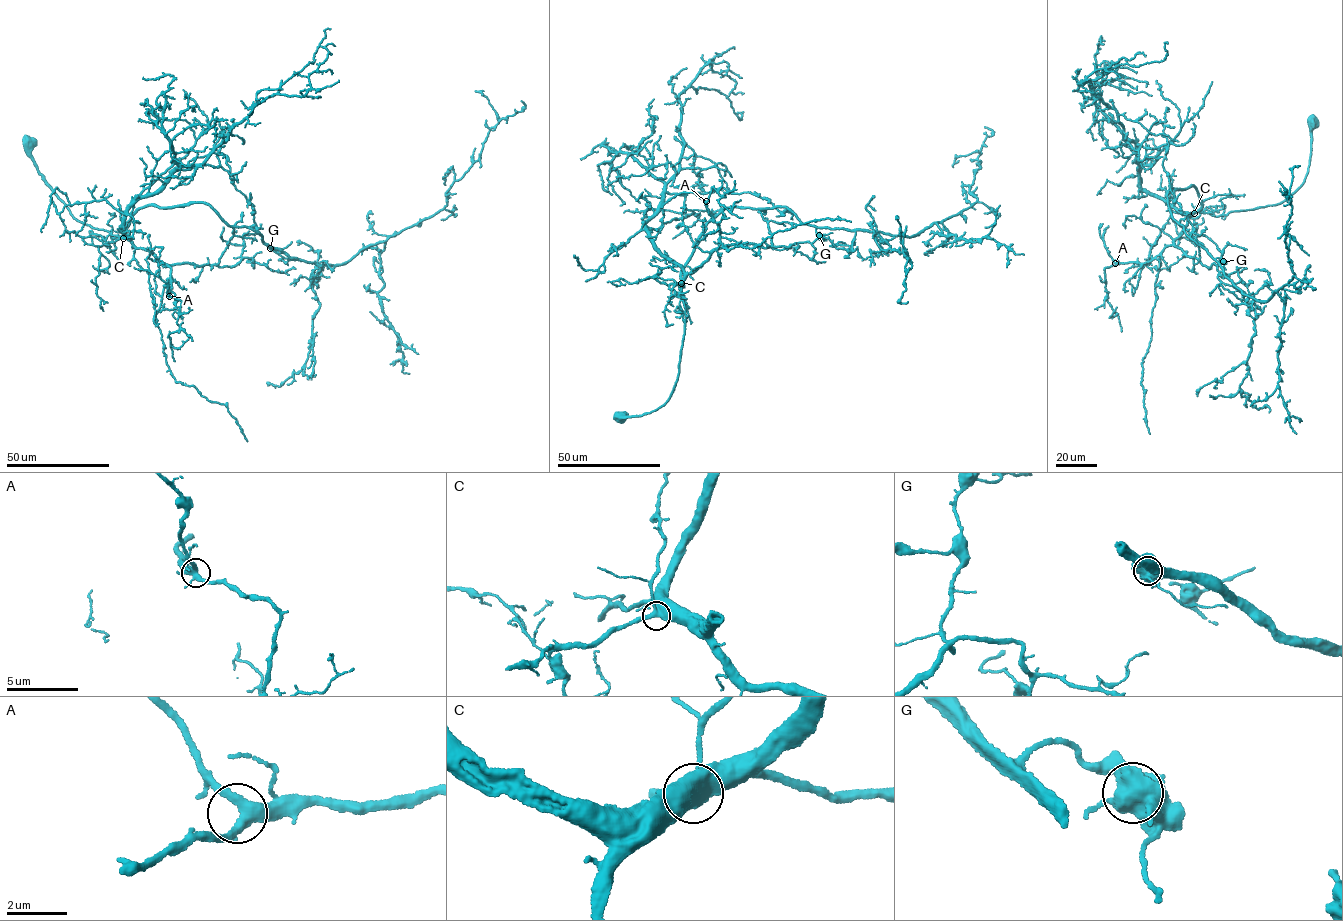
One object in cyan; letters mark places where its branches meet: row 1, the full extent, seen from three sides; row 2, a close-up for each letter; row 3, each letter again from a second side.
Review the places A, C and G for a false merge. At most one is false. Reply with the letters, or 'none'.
none

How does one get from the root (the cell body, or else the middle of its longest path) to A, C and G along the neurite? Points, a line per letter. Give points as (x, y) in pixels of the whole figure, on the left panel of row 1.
A: (27, 143), (38, 172), (73, 217), (109, 232), (114, 239), (124, 237), (169, 266), (169, 296)
C: (27, 143), (38, 172), (73, 217), (109, 232), (114, 239), (123, 238)
G: (27, 143), (38, 172), (73, 217), (114, 239), (140, 208), (197, 202), (229, 225), (257, 231), (270, 247)

